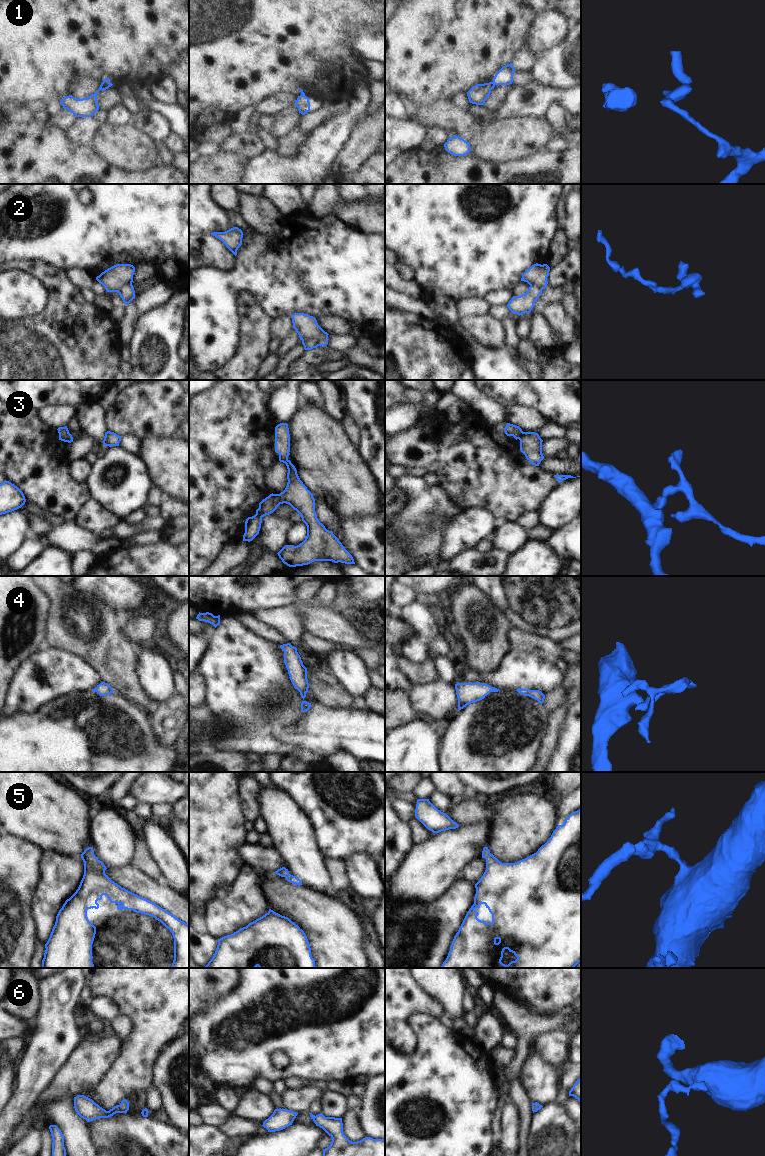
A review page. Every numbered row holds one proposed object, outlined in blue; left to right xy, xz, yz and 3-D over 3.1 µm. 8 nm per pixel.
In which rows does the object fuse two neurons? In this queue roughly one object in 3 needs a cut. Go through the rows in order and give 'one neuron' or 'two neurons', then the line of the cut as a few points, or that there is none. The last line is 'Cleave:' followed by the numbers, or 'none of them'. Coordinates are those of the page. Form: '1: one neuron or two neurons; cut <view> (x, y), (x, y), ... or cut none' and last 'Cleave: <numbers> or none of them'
1: two neurons; cut yz (492, 82), (495, 84)
2: two neurons; cut xz (302, 341), (315, 337), (318, 345)
3: two neurons; cut yz (524, 432), (519, 439)
4: one neuron; cut none
5: one neuron; cut none
6: one neuron; cut none
Cleave: 1, 2, 3

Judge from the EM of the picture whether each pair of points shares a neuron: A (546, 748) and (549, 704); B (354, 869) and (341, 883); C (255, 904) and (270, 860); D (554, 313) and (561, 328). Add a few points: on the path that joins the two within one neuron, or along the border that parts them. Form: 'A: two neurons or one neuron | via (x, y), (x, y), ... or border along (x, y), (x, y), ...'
A: two neurons | border along (565, 693), (565, 698), (549, 712)
B: two neurons | border along (343, 861), (350, 886)
C: two neurons | border along (245, 863), (262, 871)
D: one neuron | via (556, 317), (561, 324)

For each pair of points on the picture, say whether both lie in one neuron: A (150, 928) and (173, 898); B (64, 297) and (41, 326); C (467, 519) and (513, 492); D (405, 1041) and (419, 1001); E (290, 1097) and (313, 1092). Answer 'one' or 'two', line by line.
A: two
B: one
C: two
D: one
E: one

